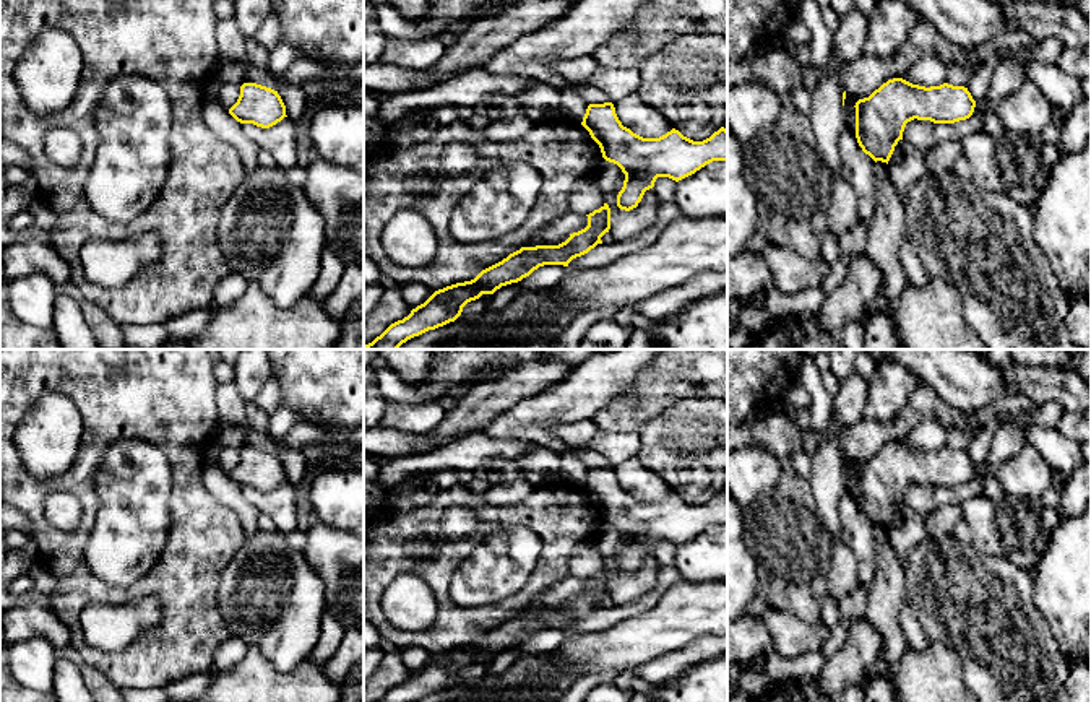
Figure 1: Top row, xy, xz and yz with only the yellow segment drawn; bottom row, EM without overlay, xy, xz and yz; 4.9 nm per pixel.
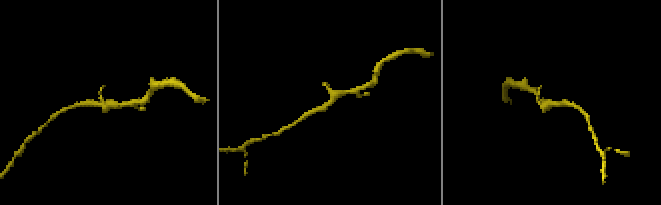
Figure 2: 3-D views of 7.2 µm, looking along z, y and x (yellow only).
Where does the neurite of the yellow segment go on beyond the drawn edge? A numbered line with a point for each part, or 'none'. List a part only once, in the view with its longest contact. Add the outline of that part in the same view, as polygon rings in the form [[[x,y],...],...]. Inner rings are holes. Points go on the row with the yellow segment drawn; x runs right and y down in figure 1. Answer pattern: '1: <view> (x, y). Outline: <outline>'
none

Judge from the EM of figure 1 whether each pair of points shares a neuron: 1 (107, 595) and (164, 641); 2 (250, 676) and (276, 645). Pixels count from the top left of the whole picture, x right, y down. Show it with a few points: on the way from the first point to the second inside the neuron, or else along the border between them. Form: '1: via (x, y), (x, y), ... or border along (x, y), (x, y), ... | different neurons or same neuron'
1: via (132, 593), (156, 590), (168, 602), (168, 616) | same neuron
2: border along (249, 644), (283, 671), (293, 670), (306, 657) | different neurons

